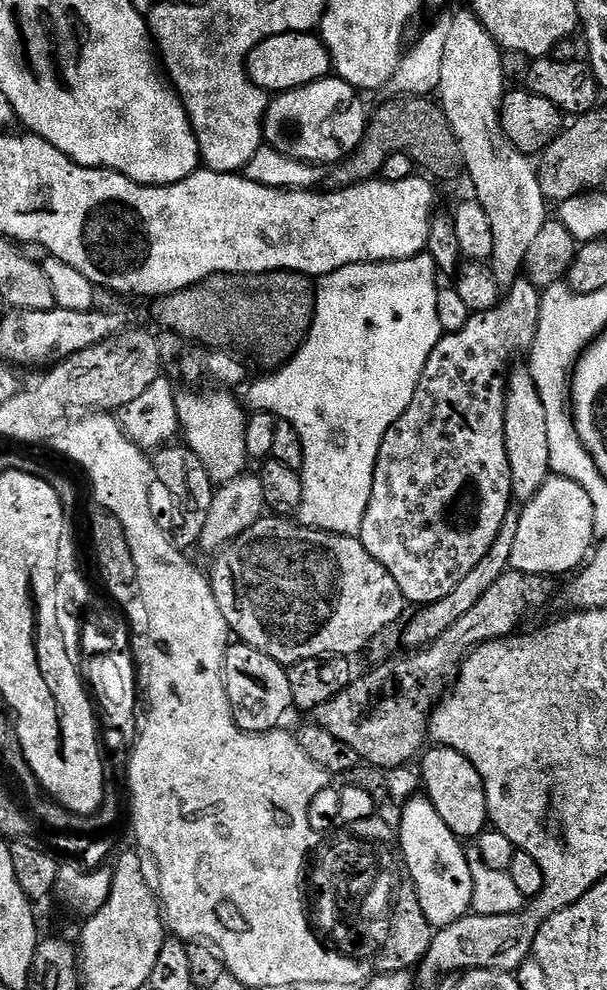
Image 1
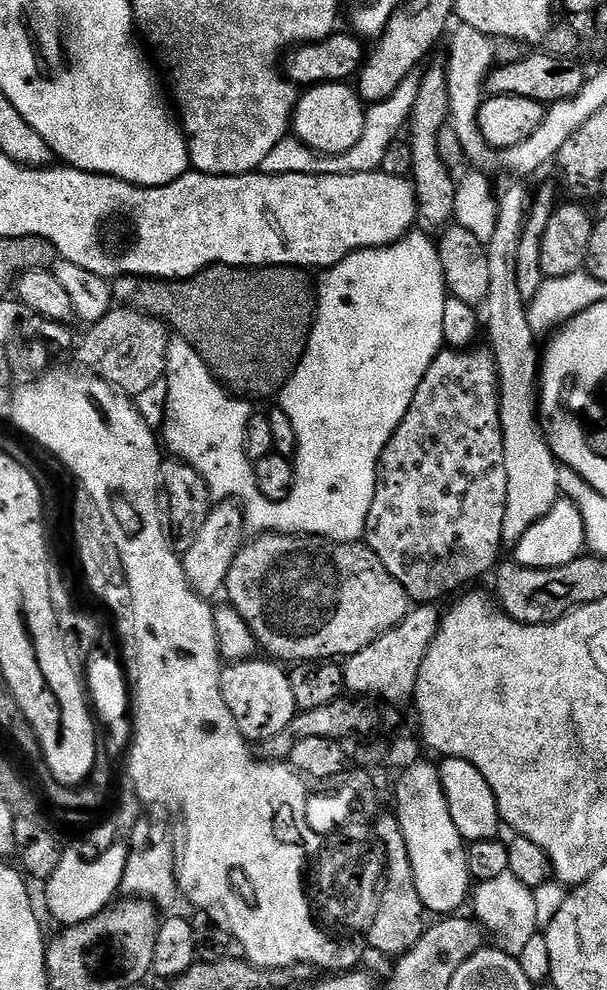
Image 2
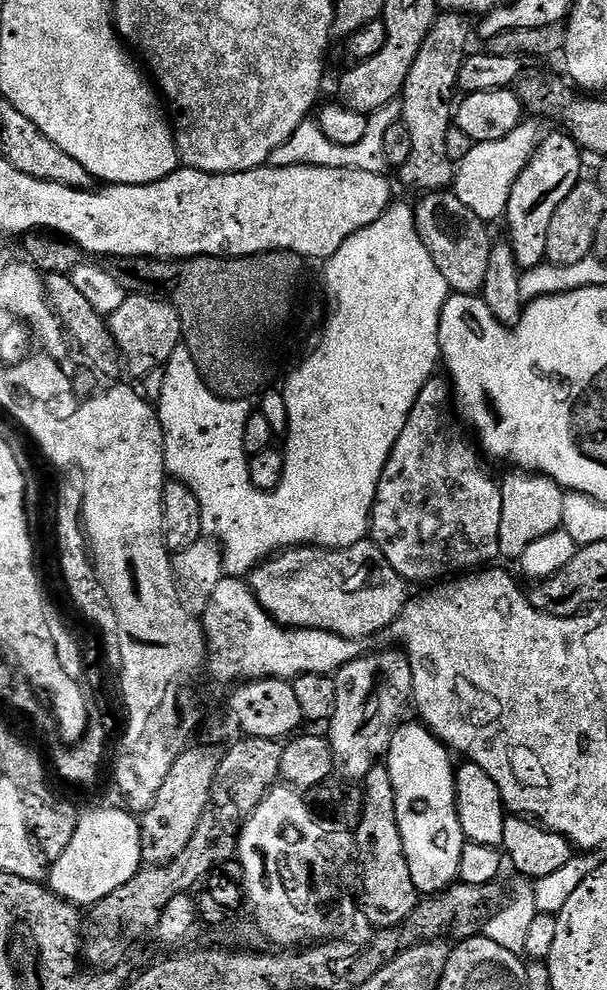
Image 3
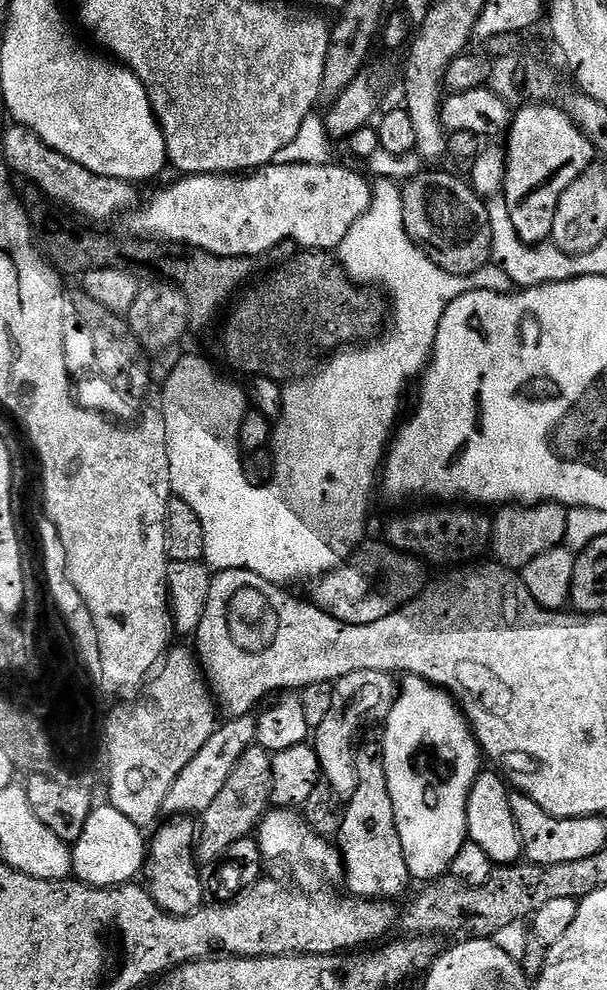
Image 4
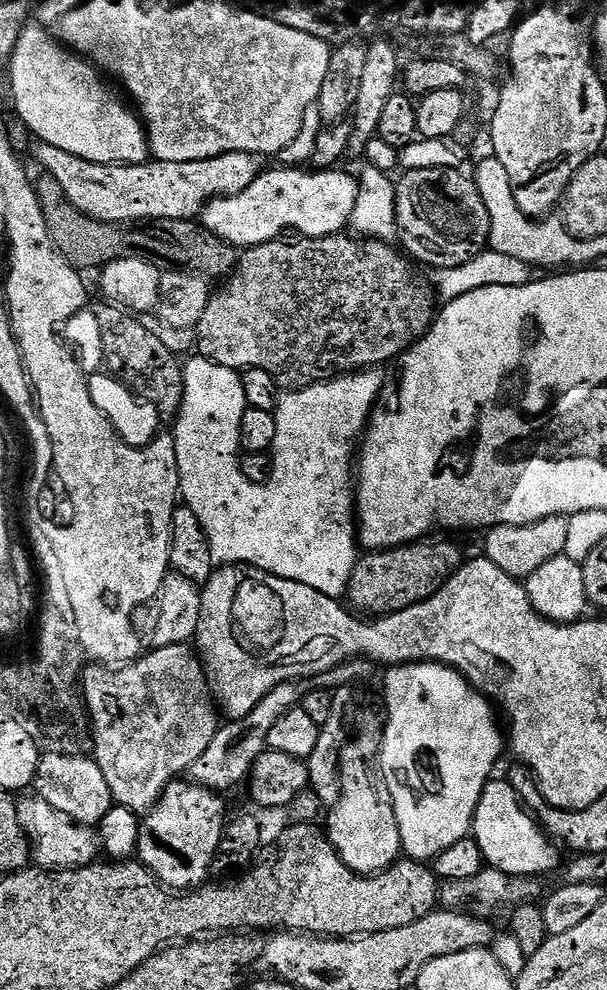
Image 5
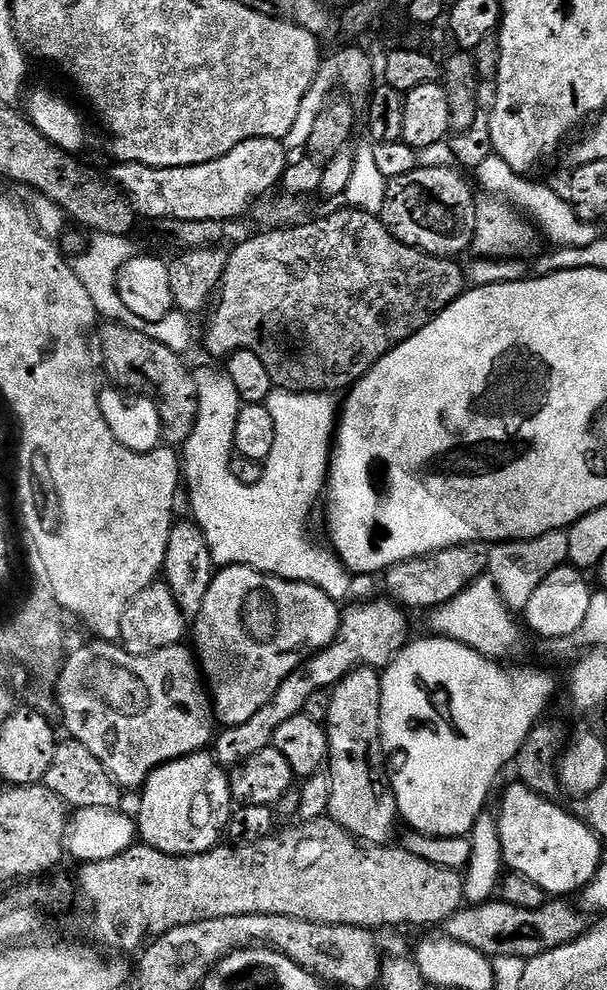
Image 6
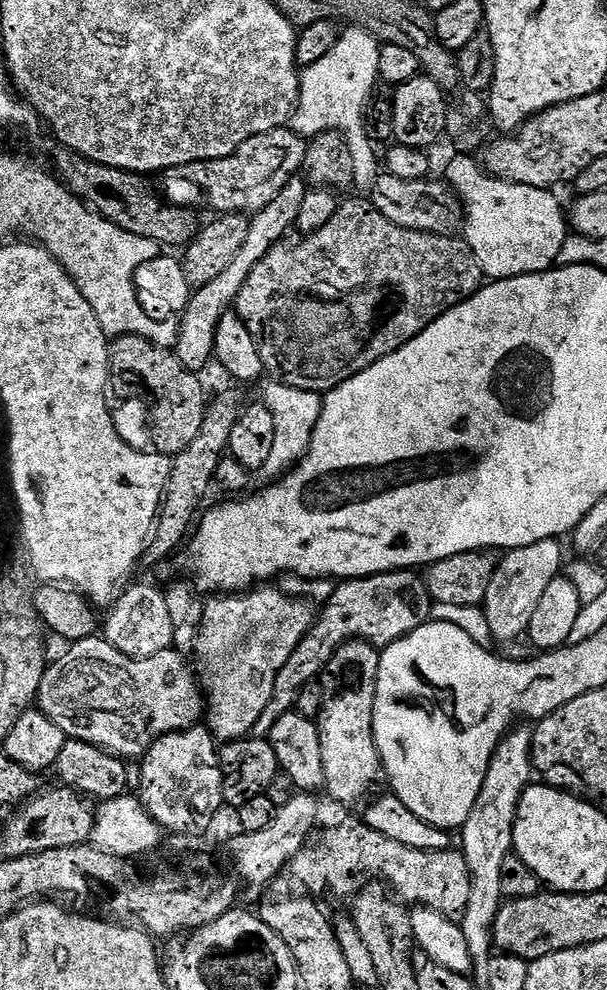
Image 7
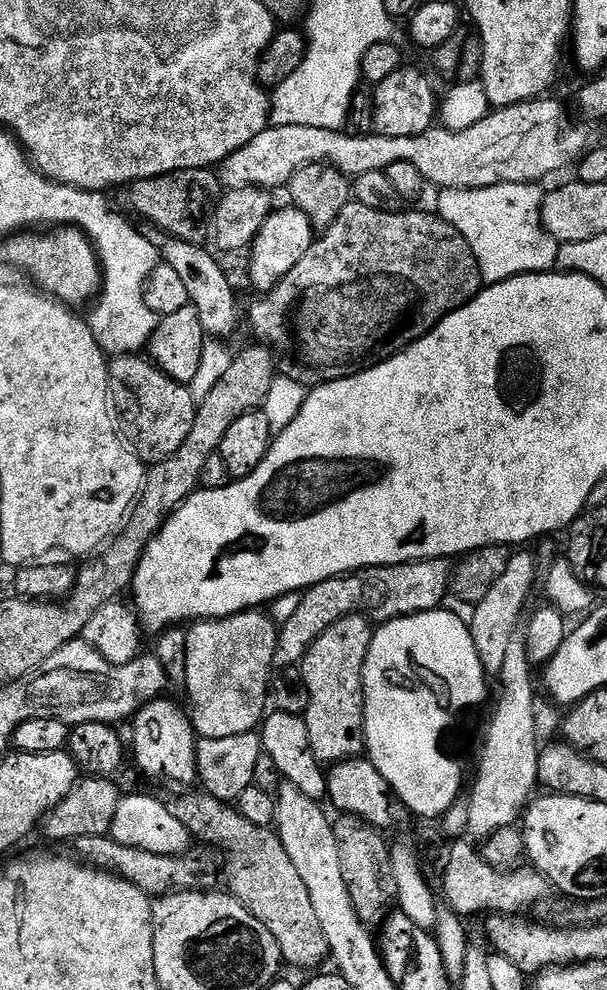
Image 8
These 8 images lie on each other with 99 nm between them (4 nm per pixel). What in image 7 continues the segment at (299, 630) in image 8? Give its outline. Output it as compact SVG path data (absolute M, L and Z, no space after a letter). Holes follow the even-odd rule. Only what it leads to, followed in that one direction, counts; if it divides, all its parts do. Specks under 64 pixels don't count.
M412 570L398 572L380 572L377 576L358 576L336 584L334 594L319 609L310 631L298 642L294 654L286 661L286 666L278 670L278 679L274 682L274 694L262 718L254 726L251 735L267 738L274 722L282 714L293 711L296 697L305 686L313 683L323 673L324 668L334 658L336 651L349 640L364 640L377 650L389 648L398 638L410 634L418 626L429 623L433 615L434 601L428 593L428 585L423 575Z

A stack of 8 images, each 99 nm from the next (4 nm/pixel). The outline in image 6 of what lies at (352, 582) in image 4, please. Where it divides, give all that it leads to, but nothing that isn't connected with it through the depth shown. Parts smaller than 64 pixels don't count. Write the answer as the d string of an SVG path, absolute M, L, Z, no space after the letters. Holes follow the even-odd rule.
M487 543L459 544L450 546L446 550L432 552L428 556L416 556L387 569L383 577L384 584L388 587L387 595L405 609L425 608L431 610L441 608L466 590L480 576L488 571L490 562L490 548Z

